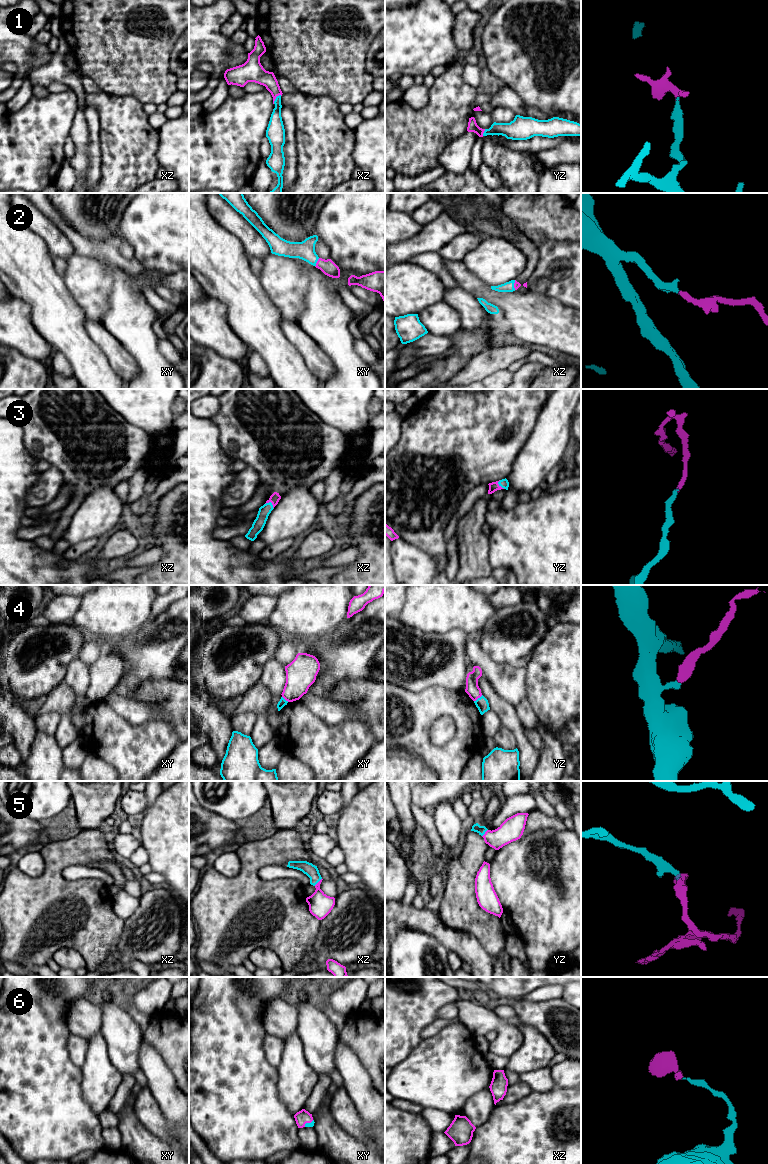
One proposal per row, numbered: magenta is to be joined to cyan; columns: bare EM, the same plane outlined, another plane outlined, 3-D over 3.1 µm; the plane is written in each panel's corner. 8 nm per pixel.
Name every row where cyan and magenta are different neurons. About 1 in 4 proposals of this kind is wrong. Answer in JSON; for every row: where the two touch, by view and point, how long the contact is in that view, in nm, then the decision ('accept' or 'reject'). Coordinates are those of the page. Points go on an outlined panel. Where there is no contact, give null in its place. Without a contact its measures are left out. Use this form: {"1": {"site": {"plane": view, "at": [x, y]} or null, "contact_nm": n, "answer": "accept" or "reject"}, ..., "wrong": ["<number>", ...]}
{"1": {"site": {"plane": "xz", "at": [276, 98]}, "contact_nm": 100, "answer": "accept"}, "2": {"site": {"plane": "xy", "at": [316, 262]}, "contact_nm": 80, "answer": "accept"}, "3": {"site": {"plane": "xz", "at": [271, 503]}, "contact_nm": 80, "answer": "accept"}, "4": {"site": {"plane": "yz", "at": [478, 698]}, "contact_nm": 90, "answer": "reject"}, "5": {"site": {"plane": "xz", "at": [317, 882]}, "contact_nm": 90, "answer": "accept"}, "6": {"site": {"plane": "xy", "at": [308, 1123]}, "contact_nm": 90, "answer": "accept"}, "wrong": ["4"]}

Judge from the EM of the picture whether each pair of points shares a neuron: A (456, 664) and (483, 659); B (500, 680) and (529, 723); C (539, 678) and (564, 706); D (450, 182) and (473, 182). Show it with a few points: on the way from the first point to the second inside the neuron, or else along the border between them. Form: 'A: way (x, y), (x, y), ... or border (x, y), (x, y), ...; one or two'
A: border (469, 638), (465, 643), (465, 654), (468, 662); two
B: border (525, 697), (514, 706); two
C: way (546, 685), (560, 699); one
D: way (456, 182), (467, 182); one

